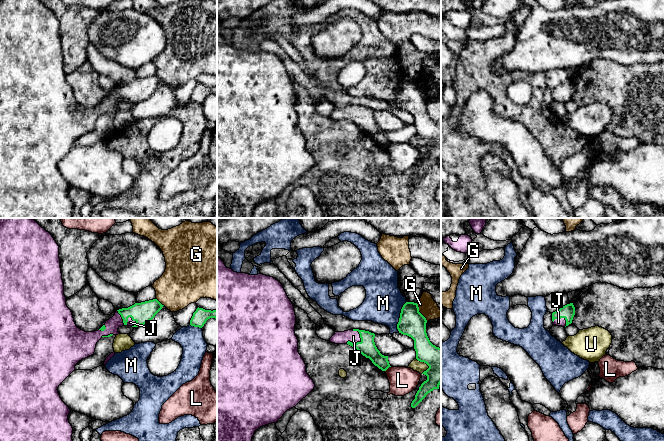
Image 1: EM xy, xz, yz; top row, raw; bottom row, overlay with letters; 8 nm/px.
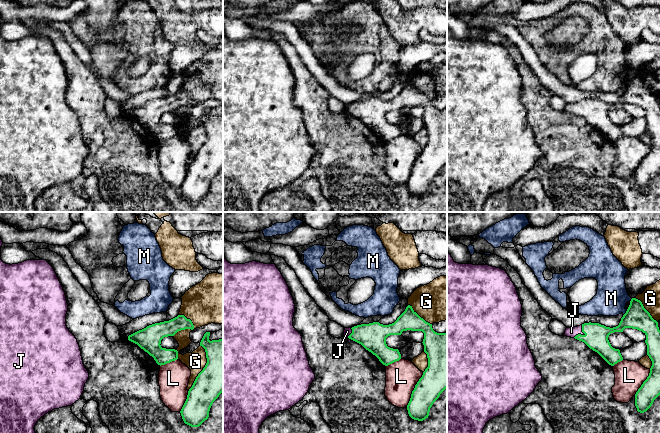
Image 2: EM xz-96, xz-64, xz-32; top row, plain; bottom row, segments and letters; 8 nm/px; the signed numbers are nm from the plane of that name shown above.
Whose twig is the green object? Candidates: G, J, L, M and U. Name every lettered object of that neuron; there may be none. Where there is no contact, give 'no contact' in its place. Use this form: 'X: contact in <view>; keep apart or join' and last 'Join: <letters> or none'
G: contact in xz; keep apart
J: contact in xz; join
L: contact in xz; keep apart
M: contact in xz; keep apart
U: contact in xz; keep apart
Join: J

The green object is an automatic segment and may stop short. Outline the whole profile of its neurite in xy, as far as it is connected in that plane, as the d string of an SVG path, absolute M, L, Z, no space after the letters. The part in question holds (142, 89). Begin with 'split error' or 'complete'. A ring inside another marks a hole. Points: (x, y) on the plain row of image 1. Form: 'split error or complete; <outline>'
split error; M0 0L0 218L73 218L73 204L68 196L71 186L60 174L57 166L59 161L75 147L75 141L79 137L94 130L96 120L102 113L120 110L118 104L123 101L138 103L148 99L163 82L157 75L135 79L128 84L117 86L98 107L85 108L79 105L74 98L71 86L66 81L59 22L52 11L39 0Z

